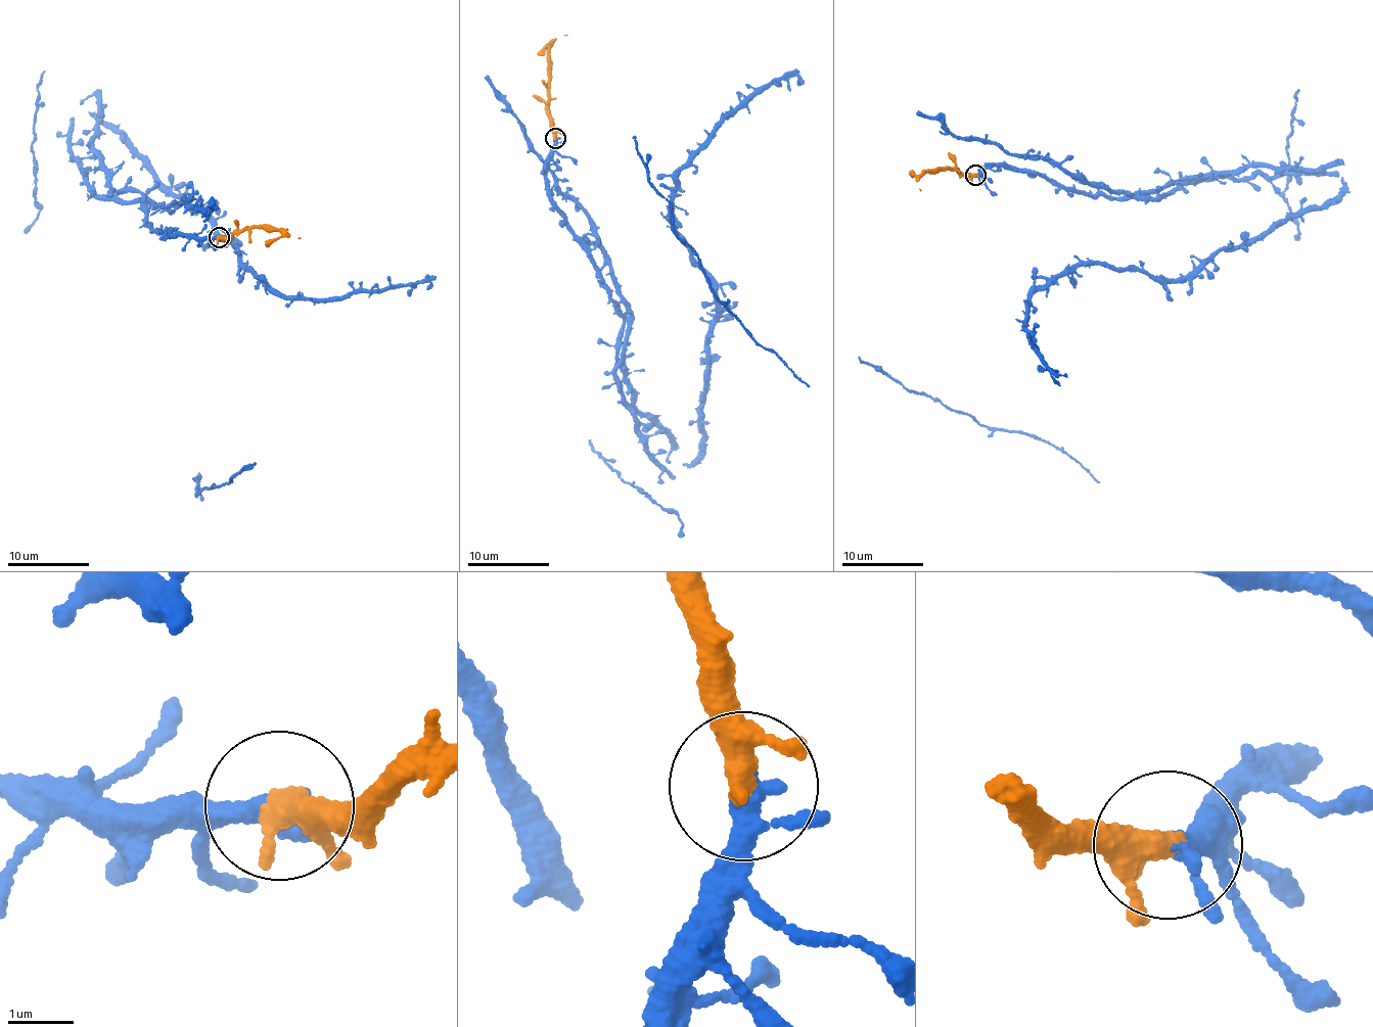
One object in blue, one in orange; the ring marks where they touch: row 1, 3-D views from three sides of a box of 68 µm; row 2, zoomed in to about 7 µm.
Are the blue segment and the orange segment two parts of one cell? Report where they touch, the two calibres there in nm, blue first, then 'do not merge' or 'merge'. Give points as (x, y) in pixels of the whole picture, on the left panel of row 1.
place (219, 237); calibres 240 and 340 nm; merge

